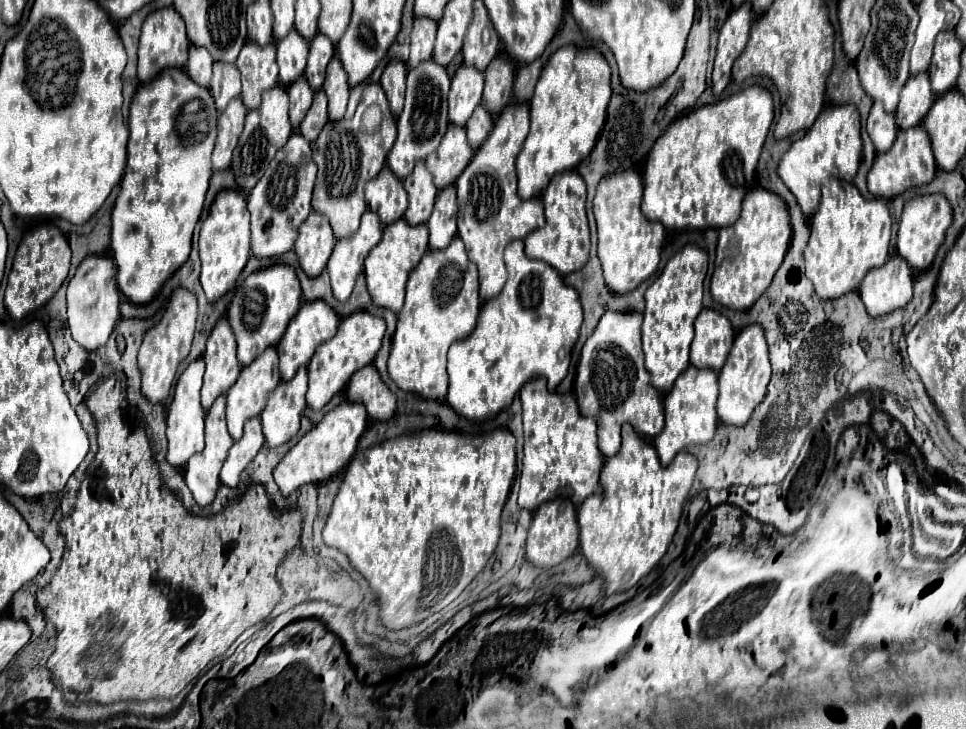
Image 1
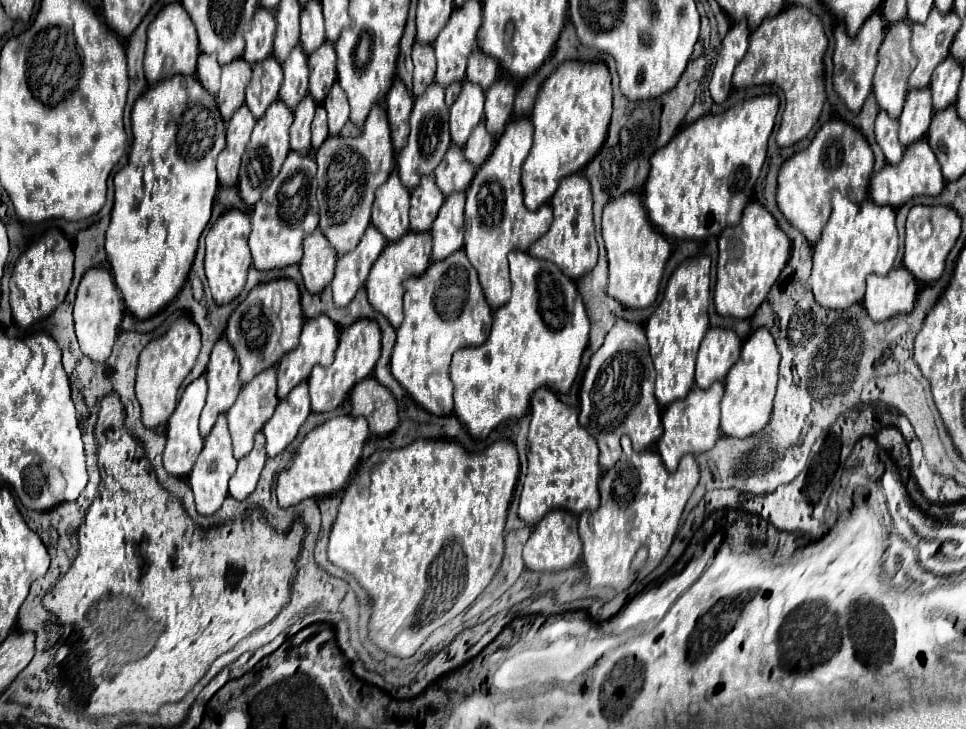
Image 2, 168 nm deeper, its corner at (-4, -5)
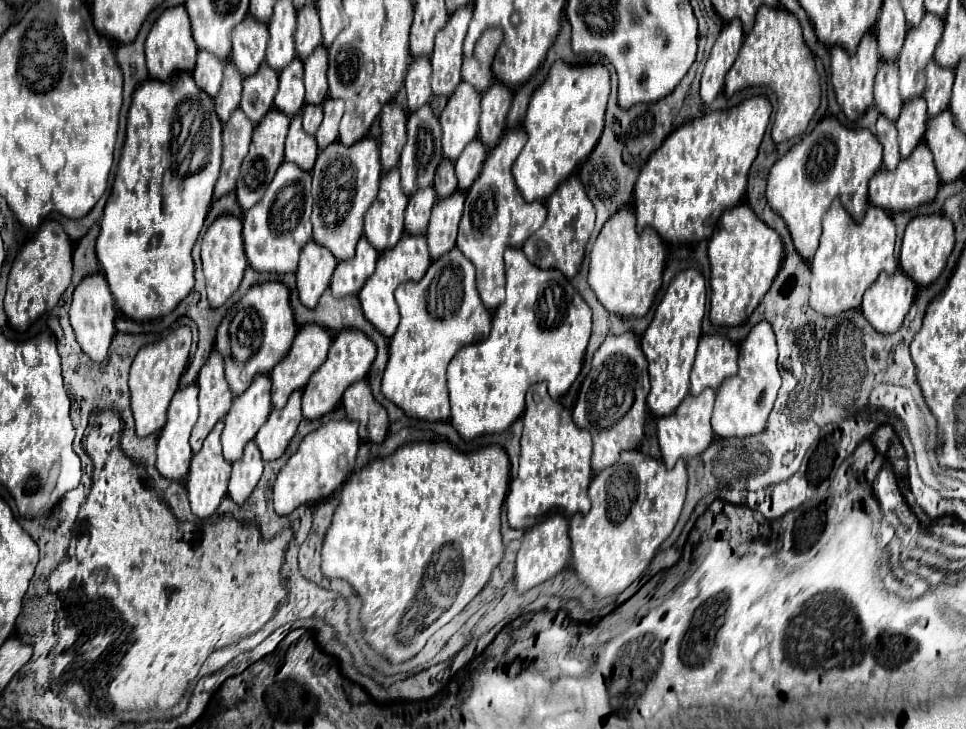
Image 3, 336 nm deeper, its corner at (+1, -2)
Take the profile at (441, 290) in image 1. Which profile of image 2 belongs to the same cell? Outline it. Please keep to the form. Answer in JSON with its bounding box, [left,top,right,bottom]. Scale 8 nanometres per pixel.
[390,250,492,416]

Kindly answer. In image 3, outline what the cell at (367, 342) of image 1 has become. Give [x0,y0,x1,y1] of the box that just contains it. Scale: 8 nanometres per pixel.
[303,329,377,419]

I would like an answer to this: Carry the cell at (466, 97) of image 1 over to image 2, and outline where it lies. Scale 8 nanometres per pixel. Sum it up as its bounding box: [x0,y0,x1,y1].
[450,82,484,148]

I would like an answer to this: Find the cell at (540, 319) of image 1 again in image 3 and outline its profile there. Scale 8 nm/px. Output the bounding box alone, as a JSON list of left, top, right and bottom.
[447,247,591,439]

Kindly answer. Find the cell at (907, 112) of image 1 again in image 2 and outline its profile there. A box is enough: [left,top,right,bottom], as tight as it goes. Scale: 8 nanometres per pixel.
[898,88,932,146]

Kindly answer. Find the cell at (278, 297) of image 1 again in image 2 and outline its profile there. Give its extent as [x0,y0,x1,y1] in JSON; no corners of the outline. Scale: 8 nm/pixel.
[224,280,304,384]

